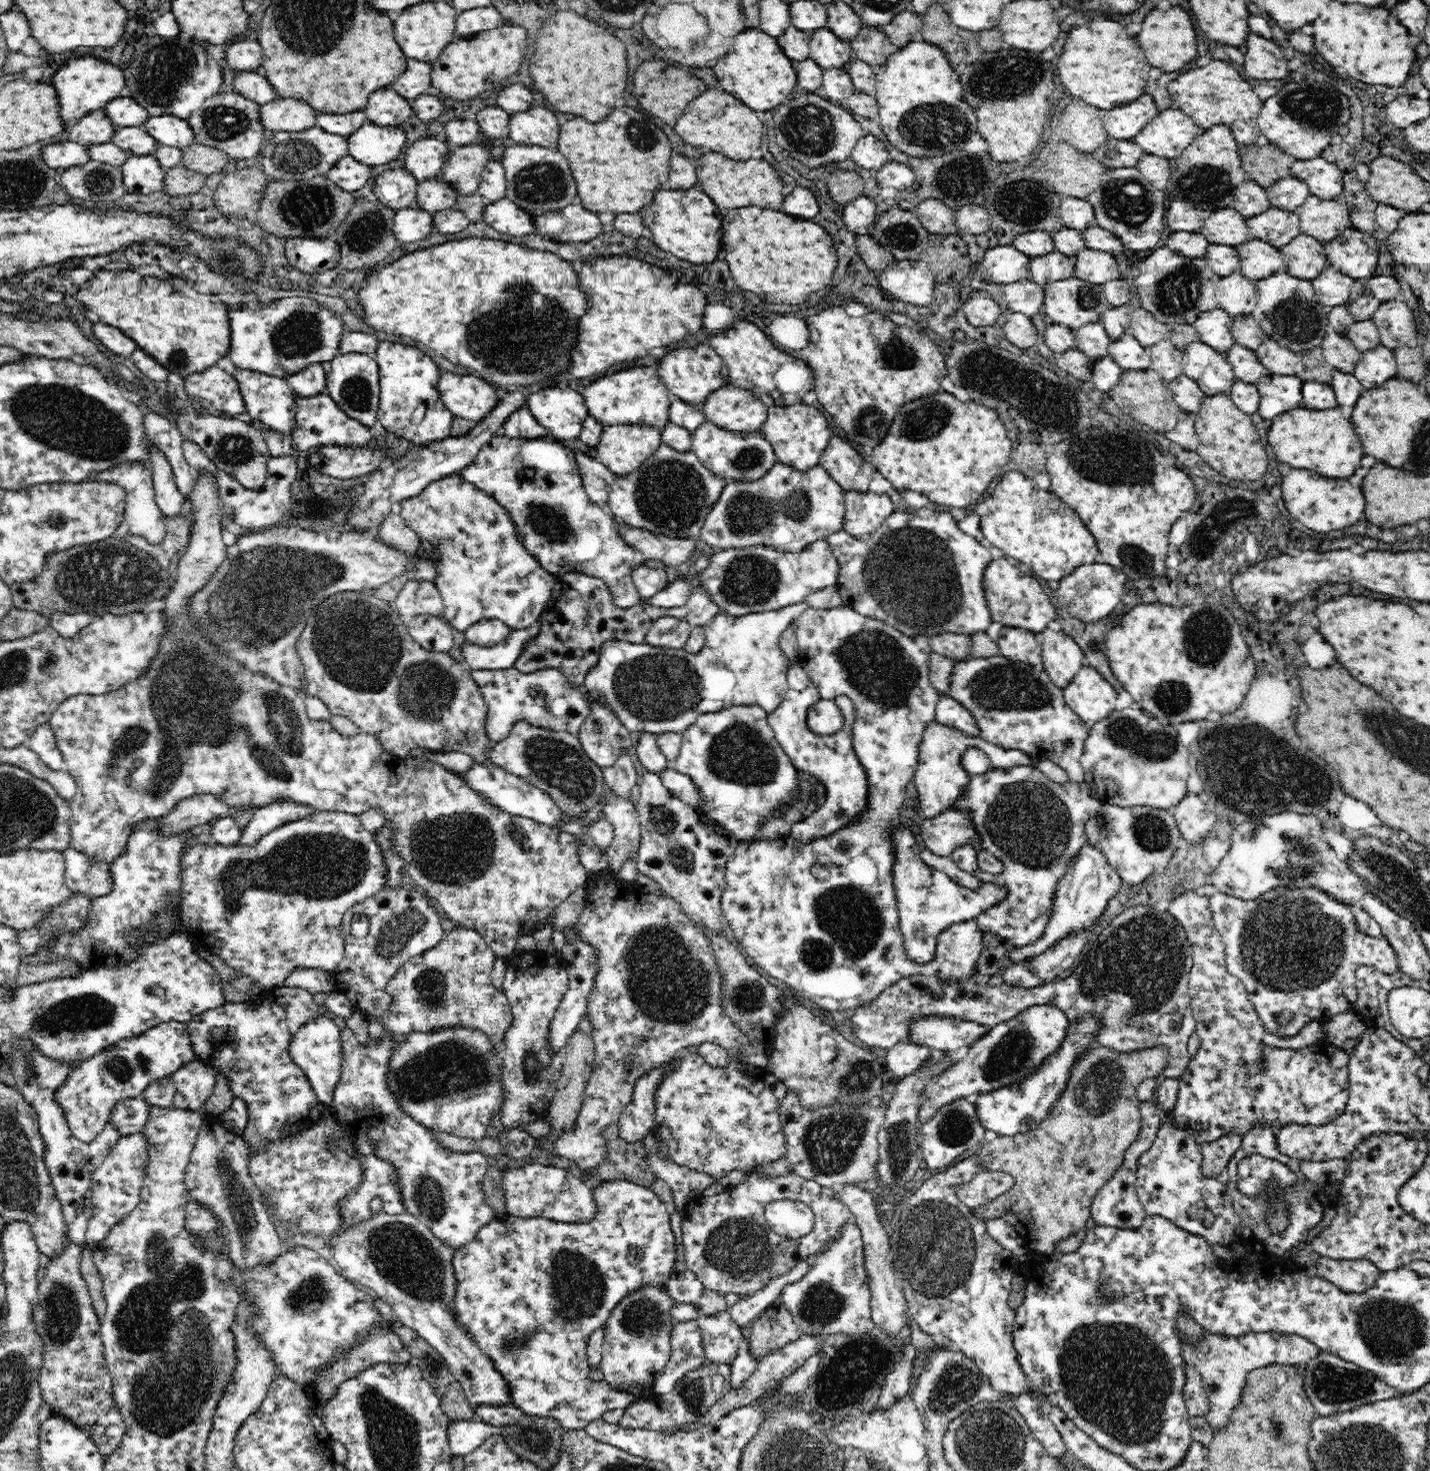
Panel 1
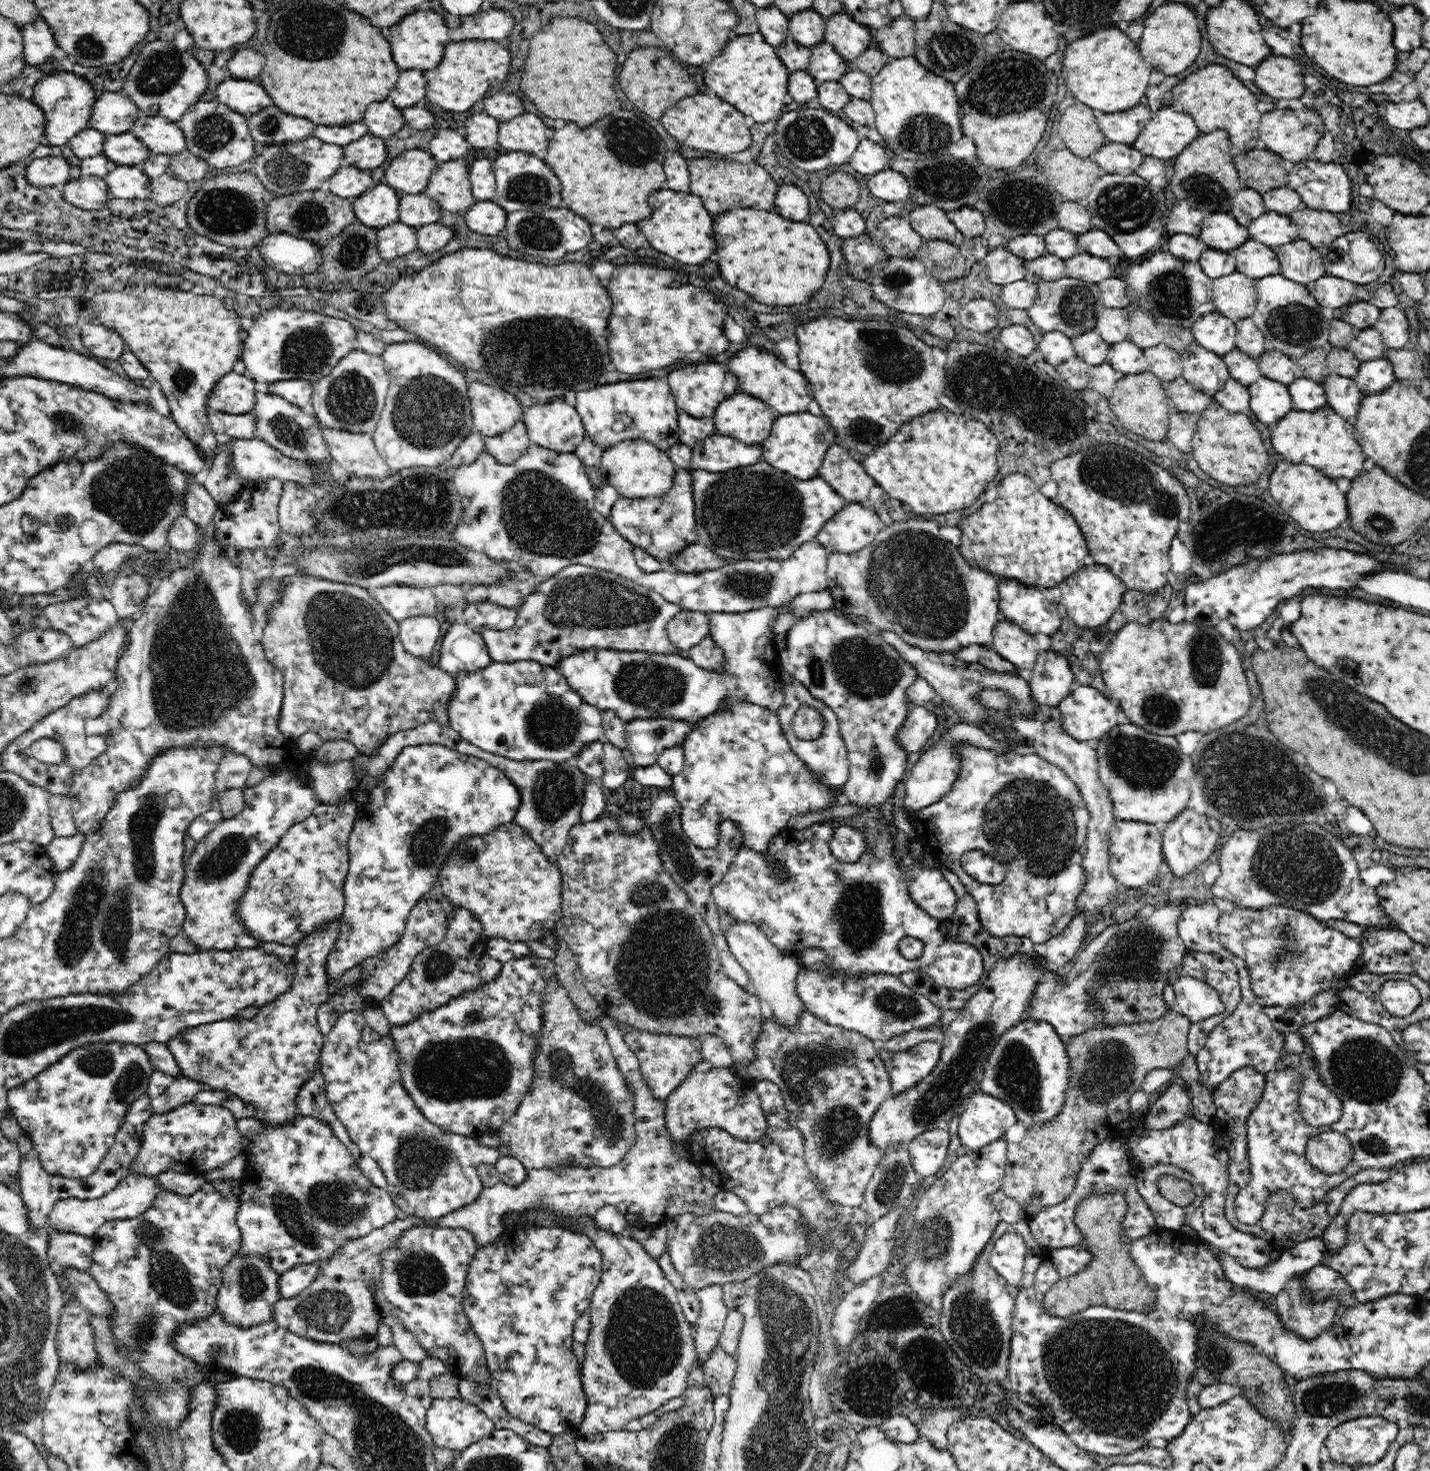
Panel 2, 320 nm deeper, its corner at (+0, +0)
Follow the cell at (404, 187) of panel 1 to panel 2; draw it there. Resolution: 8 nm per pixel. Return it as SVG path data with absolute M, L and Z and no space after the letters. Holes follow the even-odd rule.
M381 183L371 187L364 194L352 200L354 218L370 228L381 229L398 222L397 191L389 184Z

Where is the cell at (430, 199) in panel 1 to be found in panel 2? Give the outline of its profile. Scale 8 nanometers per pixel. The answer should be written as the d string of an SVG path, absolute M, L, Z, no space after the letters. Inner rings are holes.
M426 193L400 194L398 198L398 220L420 228L421 225L438 223L441 207Z

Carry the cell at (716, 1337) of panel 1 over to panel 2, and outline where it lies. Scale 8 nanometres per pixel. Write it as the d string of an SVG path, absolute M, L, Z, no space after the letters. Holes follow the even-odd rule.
M719 1346L704 1361L703 1378L715 1399L726 1394L732 1389L737 1363L734 1357L724 1353Z

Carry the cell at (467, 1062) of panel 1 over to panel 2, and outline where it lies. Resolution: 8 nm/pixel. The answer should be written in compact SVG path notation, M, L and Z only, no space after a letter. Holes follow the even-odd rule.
M532 954L514 958L502 964L497 978L483 982L476 991L463 993L405 1025L390 1026L388 1037L397 1046L403 1087L431 1124L477 1139L495 1134L511 1118L532 1086L535 1048L543 1023L543 992L554 977L552 959Z

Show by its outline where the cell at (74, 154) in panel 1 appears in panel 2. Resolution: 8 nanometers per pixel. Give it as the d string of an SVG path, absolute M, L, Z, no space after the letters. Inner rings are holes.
M47 156L31 160L25 173L37 187L65 185L70 180L70 164L63 157Z

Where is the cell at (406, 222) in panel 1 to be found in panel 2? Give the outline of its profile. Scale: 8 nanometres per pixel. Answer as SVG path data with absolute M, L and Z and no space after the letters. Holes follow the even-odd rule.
M390 223L376 232L378 253L384 260L417 253L417 227L401 223Z

